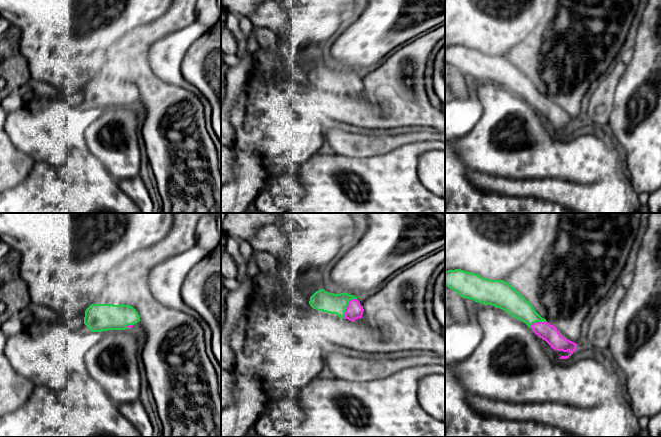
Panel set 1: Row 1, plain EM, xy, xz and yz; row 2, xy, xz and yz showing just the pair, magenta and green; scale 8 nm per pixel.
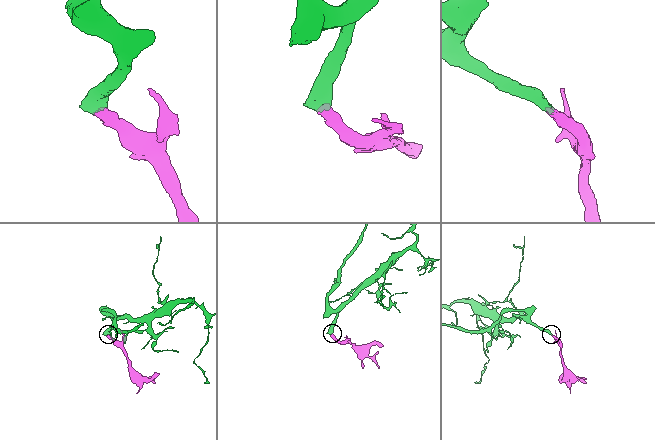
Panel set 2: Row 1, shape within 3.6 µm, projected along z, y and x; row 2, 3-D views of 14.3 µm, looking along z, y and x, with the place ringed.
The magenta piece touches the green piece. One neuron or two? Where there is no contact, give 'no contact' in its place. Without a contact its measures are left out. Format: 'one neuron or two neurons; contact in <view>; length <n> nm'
one neuron; contact in xz; length 200 nm

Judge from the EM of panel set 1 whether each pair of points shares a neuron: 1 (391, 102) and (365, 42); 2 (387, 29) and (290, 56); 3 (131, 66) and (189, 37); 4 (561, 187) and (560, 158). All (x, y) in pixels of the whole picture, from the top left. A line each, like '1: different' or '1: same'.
1: different
2: different
3: different
4: different

